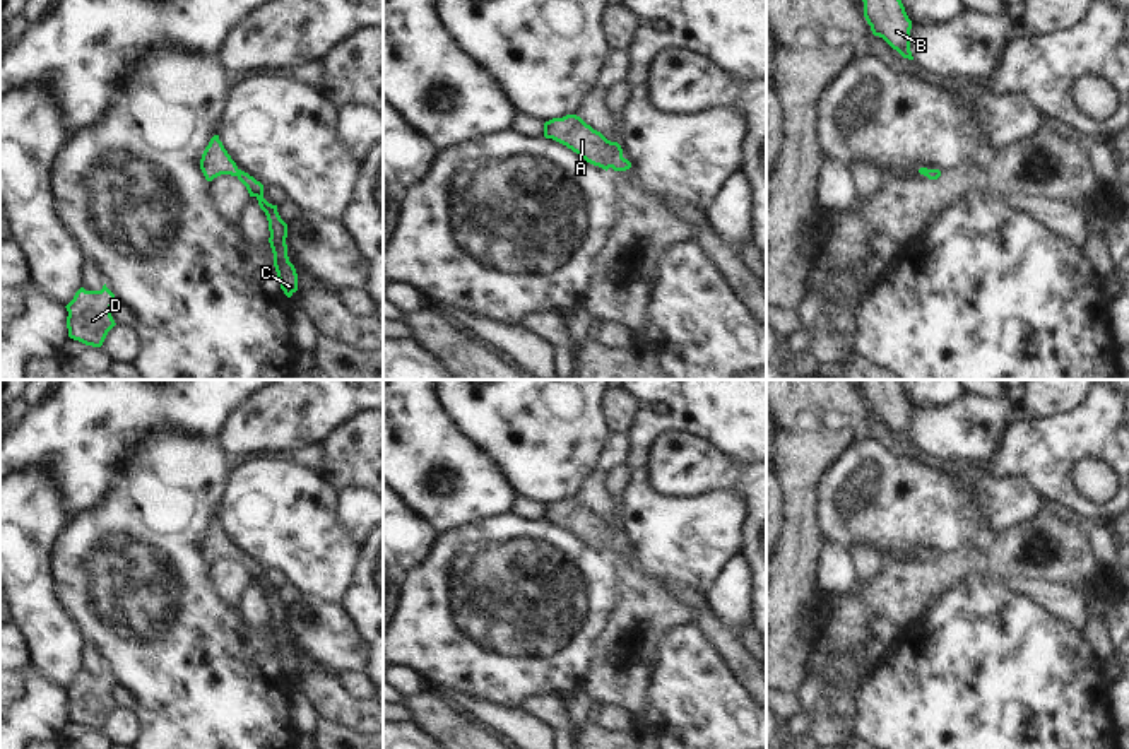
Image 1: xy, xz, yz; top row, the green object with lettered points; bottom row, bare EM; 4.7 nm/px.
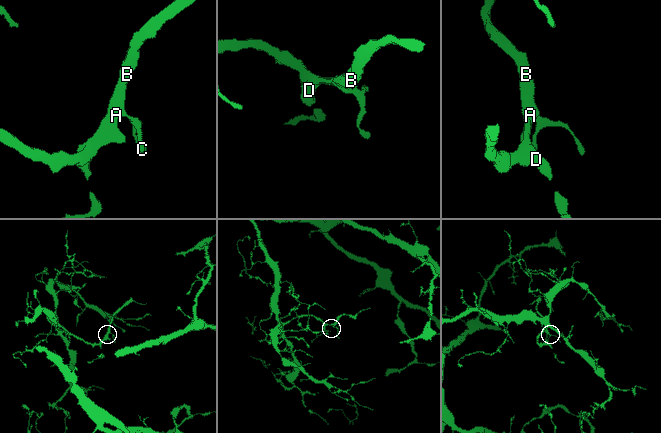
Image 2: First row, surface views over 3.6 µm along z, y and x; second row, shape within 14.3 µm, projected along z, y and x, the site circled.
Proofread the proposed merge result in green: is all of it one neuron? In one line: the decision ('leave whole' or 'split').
leave whole

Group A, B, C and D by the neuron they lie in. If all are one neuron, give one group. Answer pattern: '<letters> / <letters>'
A B C D

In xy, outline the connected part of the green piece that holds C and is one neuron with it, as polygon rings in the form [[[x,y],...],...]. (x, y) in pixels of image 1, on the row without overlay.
[[[214,518],[205,530],[200,542],[200,552],[207,564],[212,564],[221,557],[236,559],[246,569],[250,580],[255,580],[258,583],[258,588],[265,595],[269,604],[269,626],[274,636],[277,662],[284,677],[291,681],[298,674],[298,657],[287,640],[287,607],[281,602],[277,588],[272,588],[263,581],[263,568],[236,549],[236,546],[231,542],[222,525],[219,523],[219,518]]]

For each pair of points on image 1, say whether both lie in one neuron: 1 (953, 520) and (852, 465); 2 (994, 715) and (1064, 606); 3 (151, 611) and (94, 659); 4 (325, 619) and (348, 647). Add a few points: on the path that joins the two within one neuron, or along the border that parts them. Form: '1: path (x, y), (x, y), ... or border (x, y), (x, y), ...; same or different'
1: path (928, 501), (878, 457); same
2: border (1023, 595), (1081, 633); different
3: border (82, 638), (96, 648), (105, 666); different
4: path (331, 626), (341, 640); same

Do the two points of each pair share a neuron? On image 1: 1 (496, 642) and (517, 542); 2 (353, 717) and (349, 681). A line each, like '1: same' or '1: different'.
1: same
2: different

